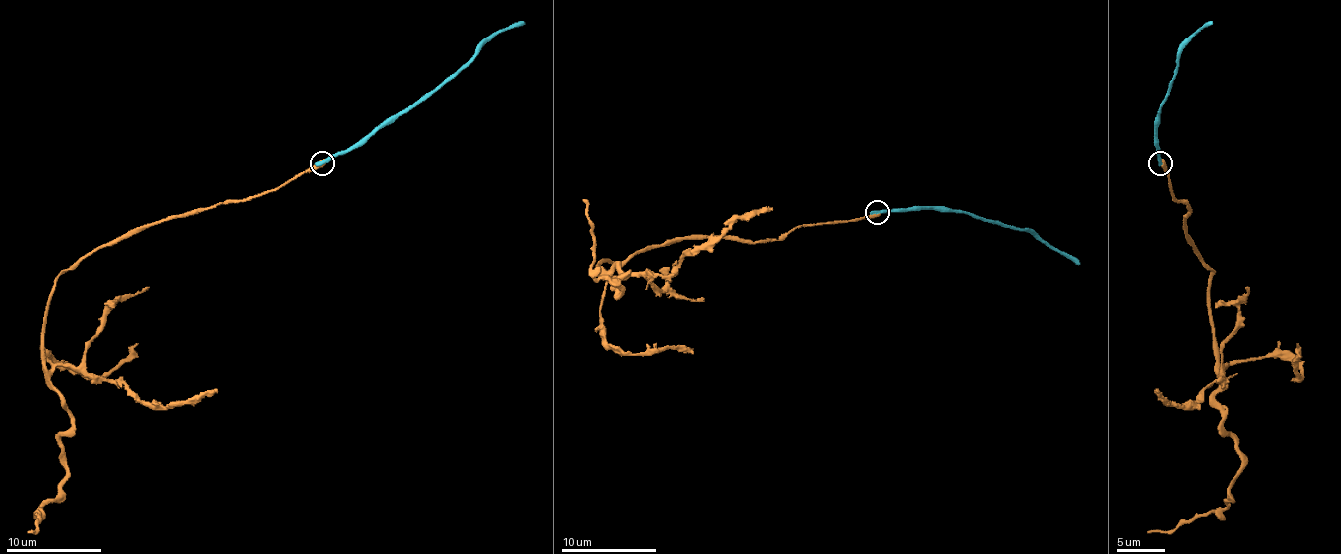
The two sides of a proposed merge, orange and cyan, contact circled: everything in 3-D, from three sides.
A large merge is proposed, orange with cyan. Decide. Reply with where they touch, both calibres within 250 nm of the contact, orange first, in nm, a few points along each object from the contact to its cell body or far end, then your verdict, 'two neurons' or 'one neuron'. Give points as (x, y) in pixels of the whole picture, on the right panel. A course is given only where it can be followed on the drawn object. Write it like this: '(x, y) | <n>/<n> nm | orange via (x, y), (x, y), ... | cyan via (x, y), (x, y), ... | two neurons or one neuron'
(1160, 163) | 440/360 nm | orange via (1160, 163), (1174, 199), (1188, 206), (1186, 230), (1210, 269), (1215, 405), (1241, 472), (1224, 508), (1148, 532) | cyan via (1160, 163), (1160, 106), (1169, 91), (1176, 53), (1212, 22) | two neurons

